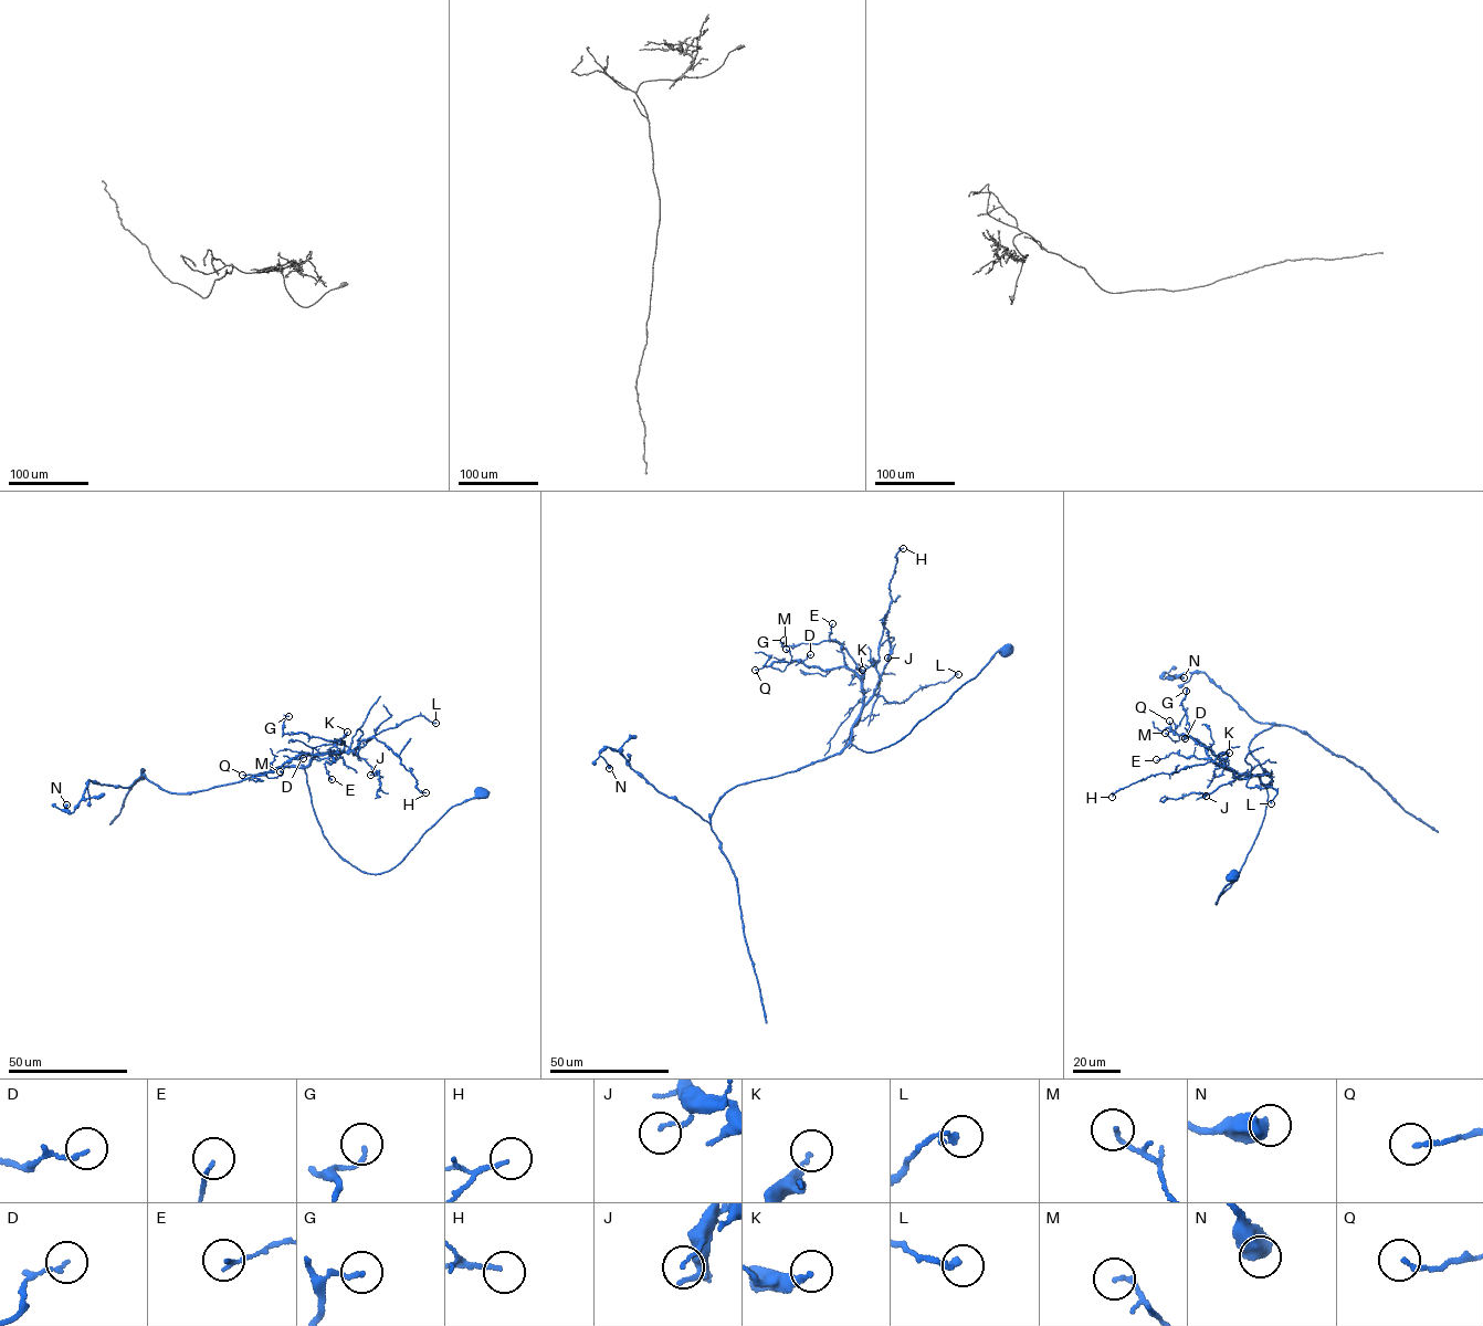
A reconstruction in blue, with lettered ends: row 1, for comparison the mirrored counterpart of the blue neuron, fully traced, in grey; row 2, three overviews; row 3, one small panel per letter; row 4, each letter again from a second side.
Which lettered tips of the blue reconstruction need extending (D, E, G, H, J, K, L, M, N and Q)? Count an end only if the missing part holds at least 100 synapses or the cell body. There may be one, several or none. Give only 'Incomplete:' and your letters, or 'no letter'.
Incomplete: no letter

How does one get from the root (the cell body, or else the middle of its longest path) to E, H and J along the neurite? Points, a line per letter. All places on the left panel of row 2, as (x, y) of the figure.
E: (480, 792), (449, 809), (397, 865), (371, 874), (324, 837), (304, 767), (339, 753), (325, 765), (332, 779)
H: (480, 792), (449, 809), (393, 867), (368, 873), (324, 837), (304, 767), (374, 737), (426, 792)
J: (480, 792), (449, 809), (393, 867), (368, 873), (324, 837), (304, 767), (322, 754), (351, 750), (370, 775)

